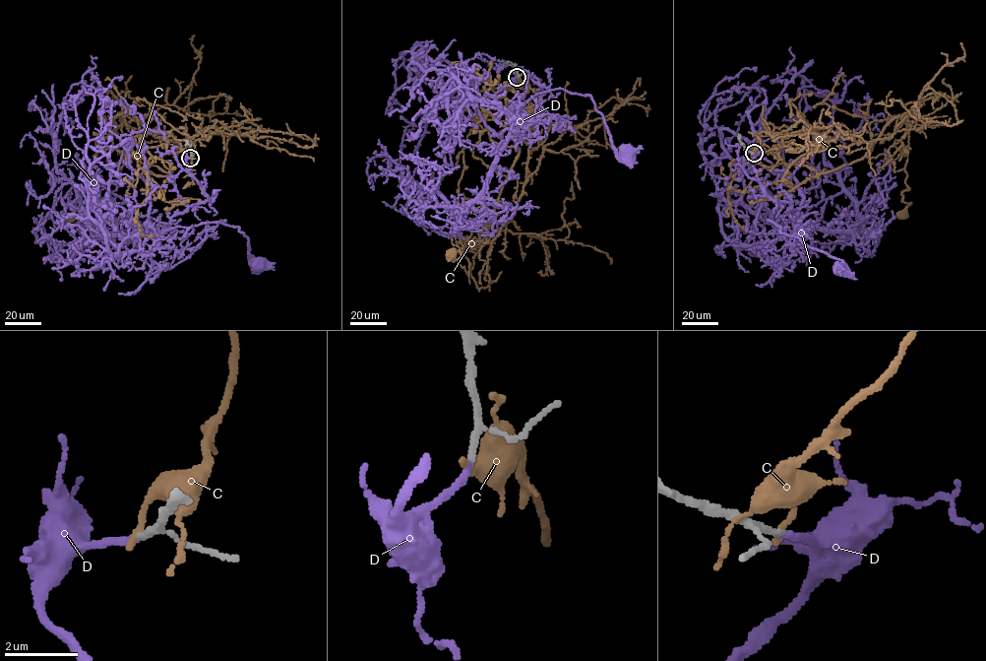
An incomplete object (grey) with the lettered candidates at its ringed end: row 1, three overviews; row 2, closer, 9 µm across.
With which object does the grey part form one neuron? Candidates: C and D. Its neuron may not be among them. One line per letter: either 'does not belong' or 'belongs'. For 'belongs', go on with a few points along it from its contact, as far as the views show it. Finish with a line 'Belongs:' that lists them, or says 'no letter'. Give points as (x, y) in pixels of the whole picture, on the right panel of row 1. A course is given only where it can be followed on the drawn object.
C: does not belong
D: belongs | via (754, 153), (746, 173), (770, 198), (789, 202), (787, 212), (802, 229), (768, 223), (840, 259), (838, 268)
Belongs: D

